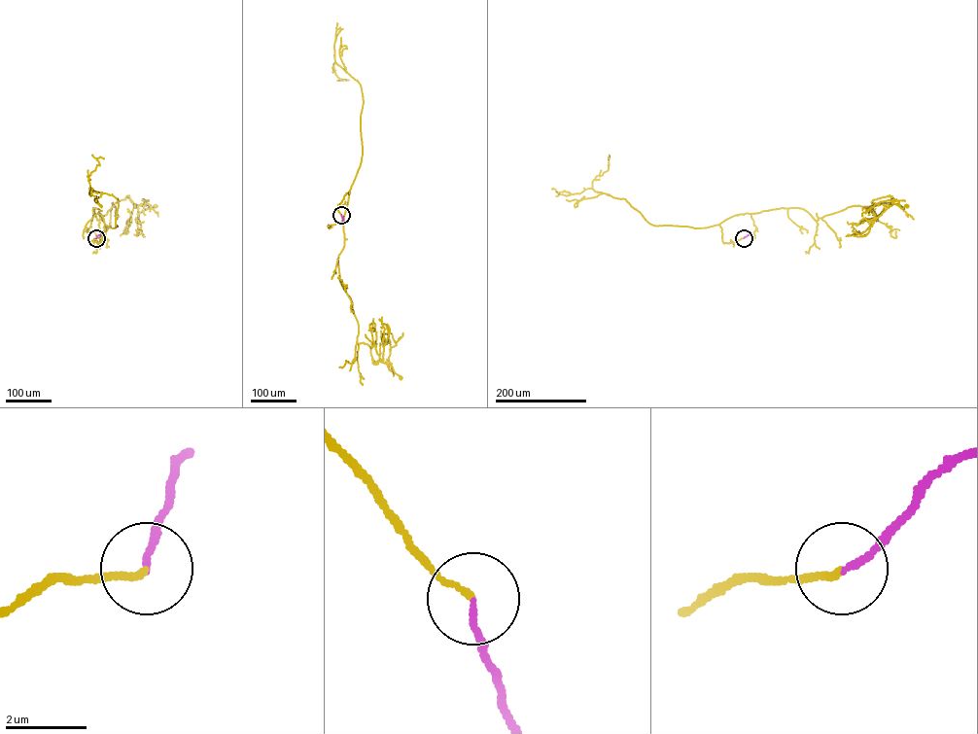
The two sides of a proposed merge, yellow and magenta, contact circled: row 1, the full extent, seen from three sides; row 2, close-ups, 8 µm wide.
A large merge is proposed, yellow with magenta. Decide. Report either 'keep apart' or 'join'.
join

